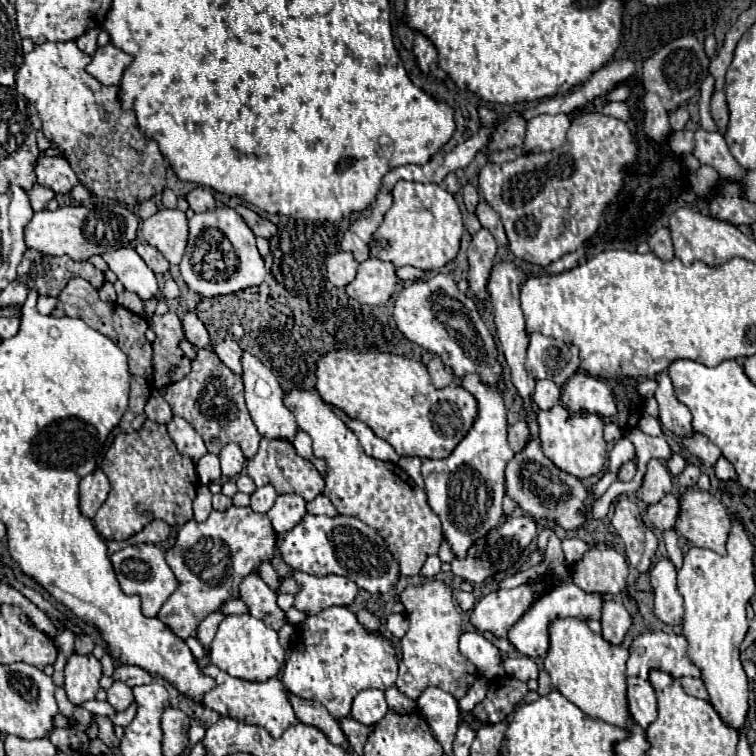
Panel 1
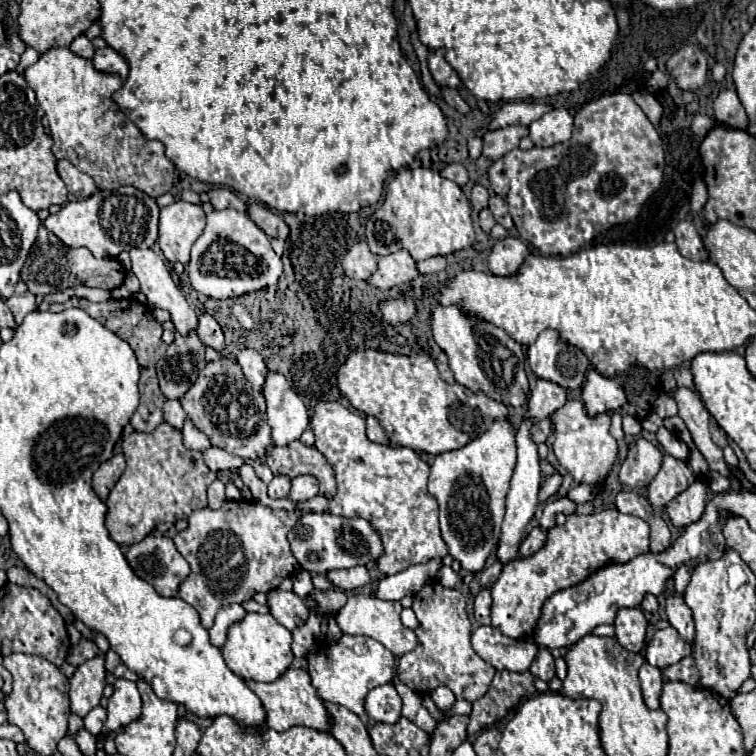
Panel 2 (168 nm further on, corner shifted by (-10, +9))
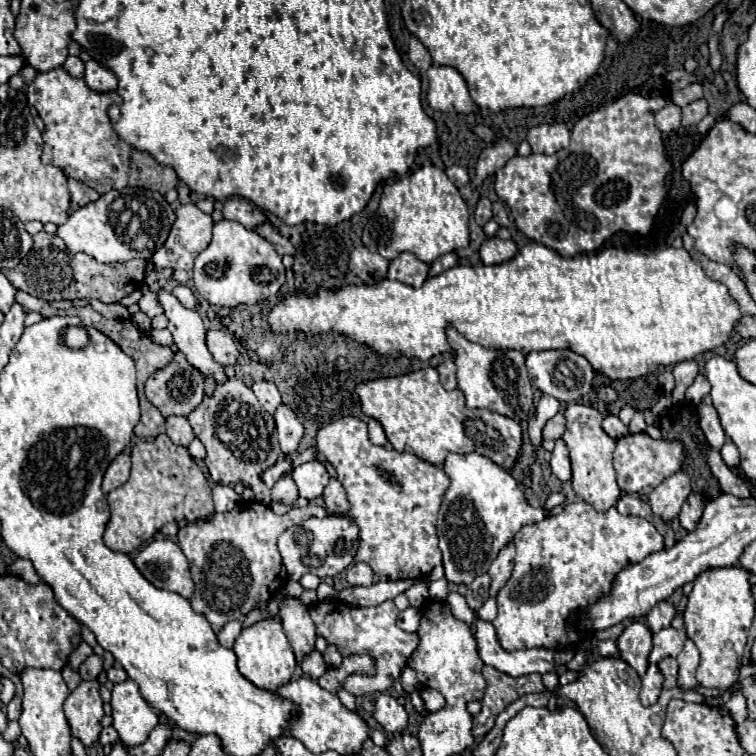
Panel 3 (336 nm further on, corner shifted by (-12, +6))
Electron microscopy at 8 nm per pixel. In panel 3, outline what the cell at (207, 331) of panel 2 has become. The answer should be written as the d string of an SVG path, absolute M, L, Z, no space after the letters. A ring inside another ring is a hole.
M208 331L206 335L206 343L208 349L214 357L214 361L218 361L220 365L234 365L238 359L238 349L236 343L230 335L226 335L224 331Z

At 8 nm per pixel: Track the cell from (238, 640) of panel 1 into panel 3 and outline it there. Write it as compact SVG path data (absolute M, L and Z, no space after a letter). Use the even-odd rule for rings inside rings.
M262 619L254 623L252 627L242 629L240 637L234 643L234 653L238 657L240 673L248 681L252 681L256 687L266 689L266 691L276 691L278 687L286 685L292 679L292 673L296 669L296 657L284 635L282 623L276 619Z

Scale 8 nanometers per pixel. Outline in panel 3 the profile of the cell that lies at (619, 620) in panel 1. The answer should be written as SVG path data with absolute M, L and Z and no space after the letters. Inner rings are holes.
M640 621L632 623L620 635L618 651L620 657L642 677L648 669L648 655L652 651L652 631Z

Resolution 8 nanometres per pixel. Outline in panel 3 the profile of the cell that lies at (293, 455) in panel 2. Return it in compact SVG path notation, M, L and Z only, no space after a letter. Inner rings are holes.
M330 479L330 483L326 485L324 489L324 503L326 503L326 509L334 515L340 515L340 517L346 517L352 521L352 517L348 515L350 507L348 507L348 499L346 499L346 491L344 487L340 485L338 479Z

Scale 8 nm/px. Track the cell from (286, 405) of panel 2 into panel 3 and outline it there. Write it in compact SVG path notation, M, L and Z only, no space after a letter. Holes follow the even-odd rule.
M280 405L274 413L276 429L278 429L278 441L284 455L290 455L298 449L298 443L304 435L302 423L296 419L296 413L288 405Z

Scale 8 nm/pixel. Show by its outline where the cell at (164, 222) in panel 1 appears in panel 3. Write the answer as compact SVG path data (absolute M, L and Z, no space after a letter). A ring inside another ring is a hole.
M194 203L176 209L176 223L166 243L152 255L156 269L184 269L192 271L194 259L212 241L214 221L202 213Z

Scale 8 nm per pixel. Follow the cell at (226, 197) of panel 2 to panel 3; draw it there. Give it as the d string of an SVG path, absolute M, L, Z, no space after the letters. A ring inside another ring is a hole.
M232 197L224 203L224 219L238 221L246 229L256 229L258 225L268 221L266 215L262 213L262 209L258 209L254 203L250 203L246 199L238 199L238 197Z

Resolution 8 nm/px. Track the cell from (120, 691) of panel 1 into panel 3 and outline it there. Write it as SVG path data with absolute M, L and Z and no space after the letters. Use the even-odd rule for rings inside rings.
M132 679L114 685L114 689L112 689L112 719L114 719L112 725L118 731L120 741L126 747L136 747L136 745L144 743L148 739L148 733L158 725L158 713L142 699L138 685Z

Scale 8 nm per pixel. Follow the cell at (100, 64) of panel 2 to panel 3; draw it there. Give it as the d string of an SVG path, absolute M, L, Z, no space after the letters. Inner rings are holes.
M88 61L86 63L86 71L84 71L84 83L98 93L106 93L106 91L116 91L116 75L108 69L104 69L102 65L98 65L96 61Z

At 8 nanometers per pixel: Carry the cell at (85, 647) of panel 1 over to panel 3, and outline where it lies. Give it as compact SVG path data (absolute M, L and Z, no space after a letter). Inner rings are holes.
M90 655L82 665L80 665L80 677L84 679L84 681L88 681L88 679L98 679L98 675L102 673L102 657L98 657L98 655Z

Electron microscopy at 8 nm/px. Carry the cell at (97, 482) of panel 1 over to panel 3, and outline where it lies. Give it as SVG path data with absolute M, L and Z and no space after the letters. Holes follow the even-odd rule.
M120 453L108 467L104 481L102 481L102 489L104 493L110 493L112 489L124 485L130 477L130 455L128 453Z

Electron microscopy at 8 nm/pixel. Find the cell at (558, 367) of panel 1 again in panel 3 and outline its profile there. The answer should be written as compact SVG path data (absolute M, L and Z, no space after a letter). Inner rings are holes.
M558 349L558 351L534 351L526 355L526 367L530 381L536 389L540 389L544 395L552 395L560 403L568 405L572 401L578 401L582 395L592 391L592 379L594 379L594 369L592 365L578 353L570 349Z

